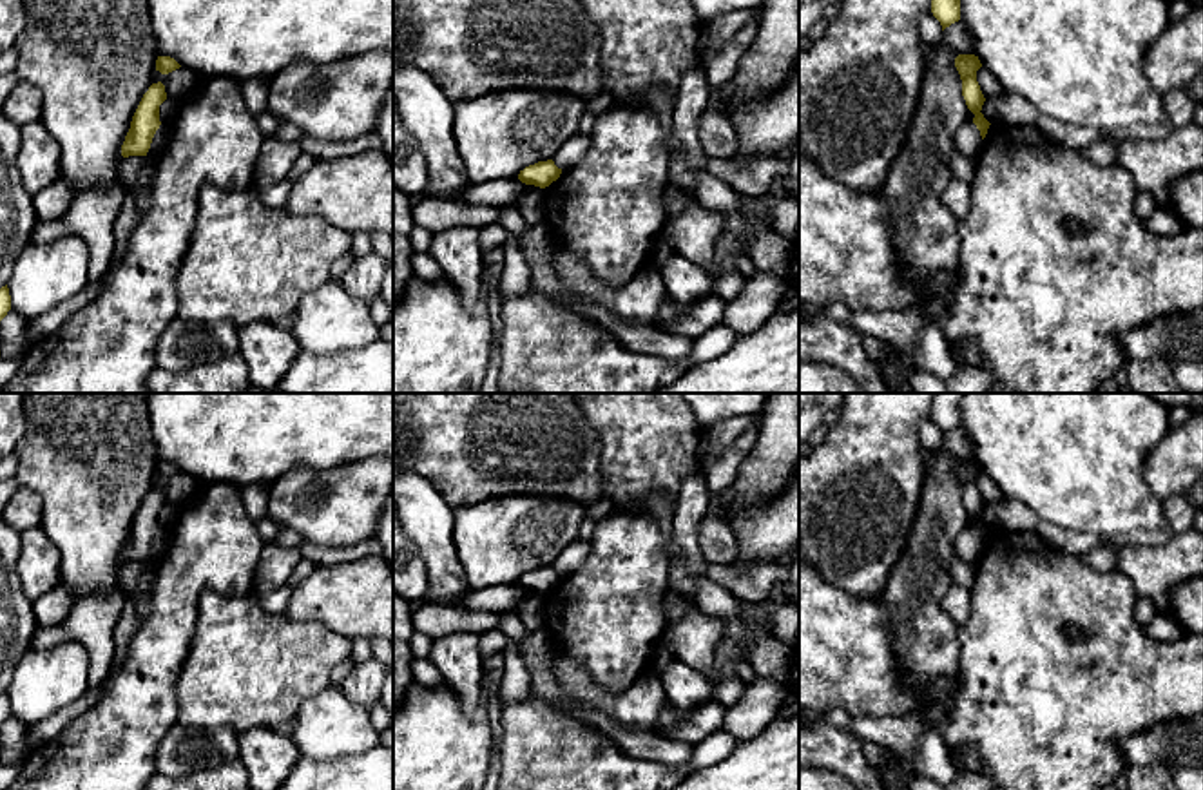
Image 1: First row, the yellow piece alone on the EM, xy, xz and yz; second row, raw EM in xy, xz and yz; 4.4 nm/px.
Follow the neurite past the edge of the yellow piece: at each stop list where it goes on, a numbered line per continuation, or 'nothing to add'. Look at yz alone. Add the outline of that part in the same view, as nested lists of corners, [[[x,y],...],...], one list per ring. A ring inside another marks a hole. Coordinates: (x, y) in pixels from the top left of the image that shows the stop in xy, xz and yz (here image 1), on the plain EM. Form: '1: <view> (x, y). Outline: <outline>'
nothing to add

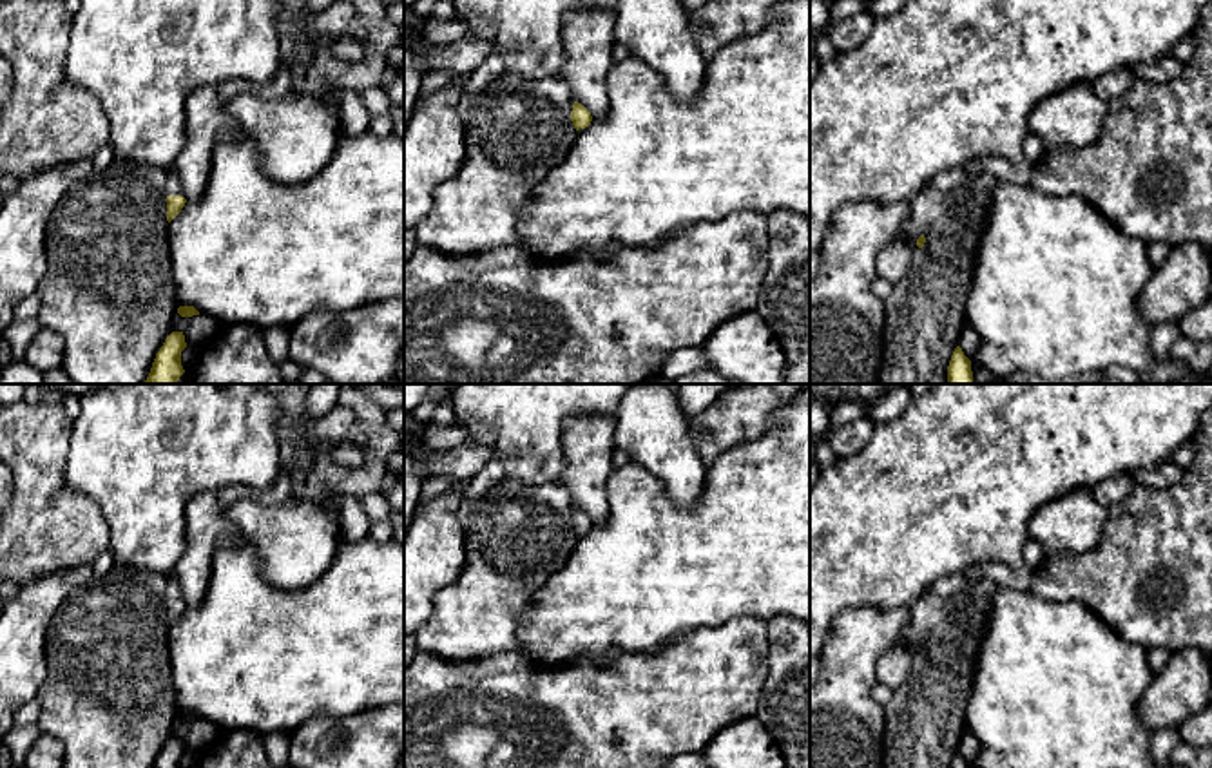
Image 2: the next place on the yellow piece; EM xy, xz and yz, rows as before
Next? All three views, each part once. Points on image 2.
1: xy (173, 593). Outline: [[[170,572],[170,574],[167,574],[167,578],[168,578],[168,585],[167,585],[165,600],[167,601],[183,601],[181,589],[179,589],[176,576]]]

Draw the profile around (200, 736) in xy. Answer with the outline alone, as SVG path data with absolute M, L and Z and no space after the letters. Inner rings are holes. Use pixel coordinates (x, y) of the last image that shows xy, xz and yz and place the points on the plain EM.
M208 721L174 723L172 737L181 737L185 741L187 752L208 752L223 732Z

